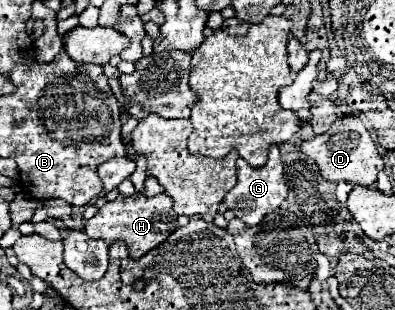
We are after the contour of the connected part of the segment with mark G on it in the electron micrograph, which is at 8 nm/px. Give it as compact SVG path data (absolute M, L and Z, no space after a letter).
M276 144L270 146L268 162L262 168L252 168L244 158L236 160L236 168L238 168L238 182L232 188L232 192L224 198L224 202L226 202L226 206L230 210L234 210L234 214L244 224L254 226L268 212L276 210L282 204L282 200L286 198L286 194L288 194L288 186L286 186L286 180L284 180L284 164L282 164L282 158L280 158L280 148Z

